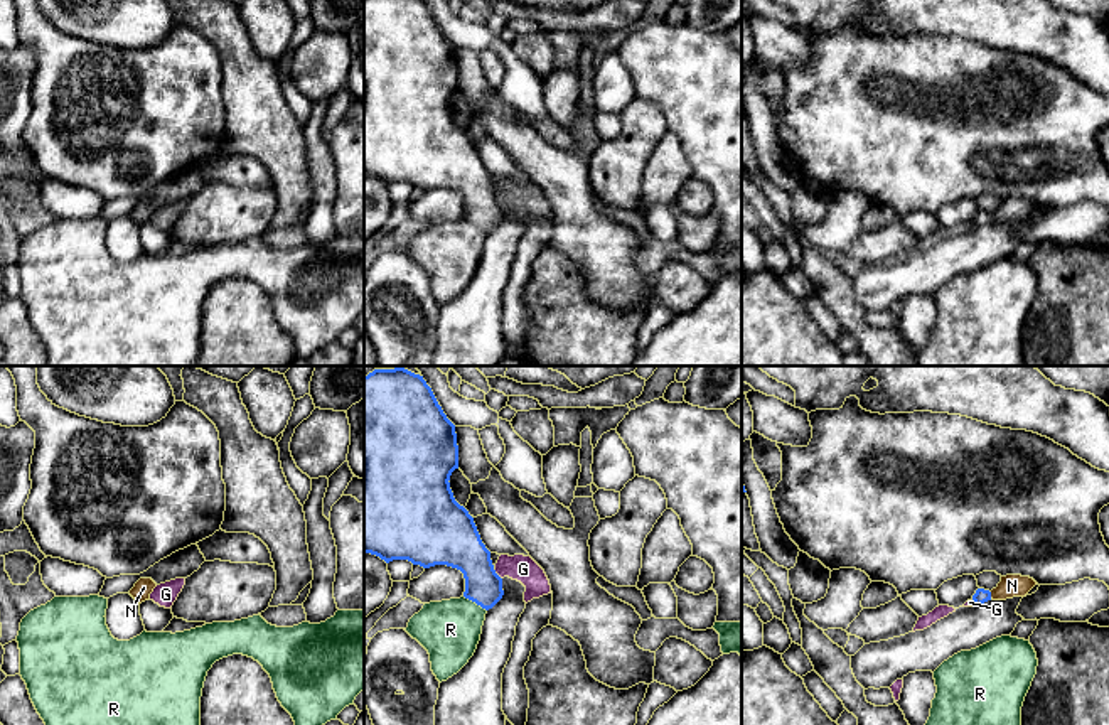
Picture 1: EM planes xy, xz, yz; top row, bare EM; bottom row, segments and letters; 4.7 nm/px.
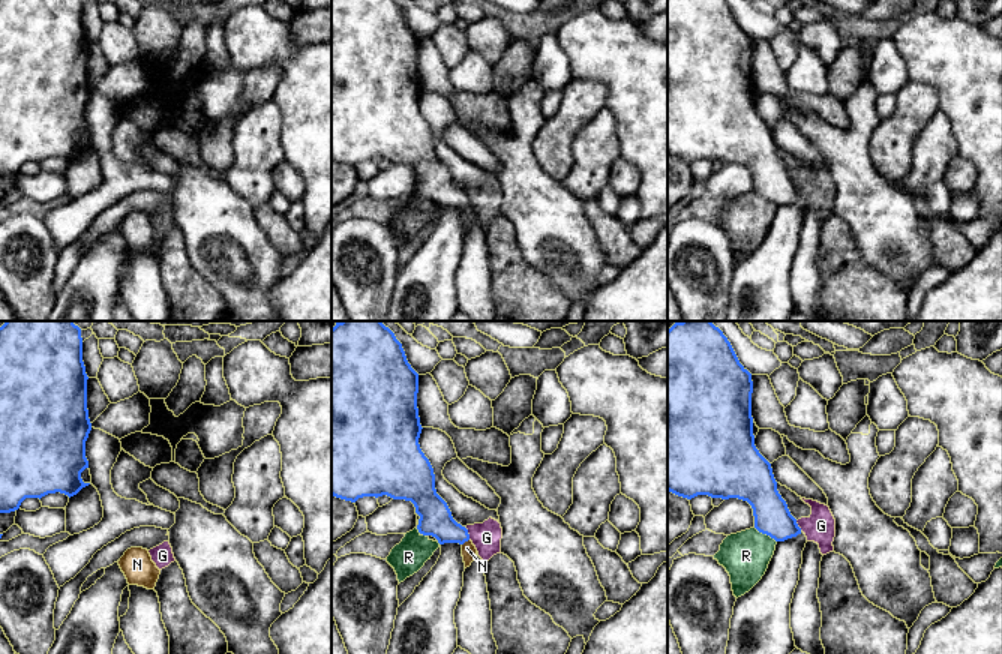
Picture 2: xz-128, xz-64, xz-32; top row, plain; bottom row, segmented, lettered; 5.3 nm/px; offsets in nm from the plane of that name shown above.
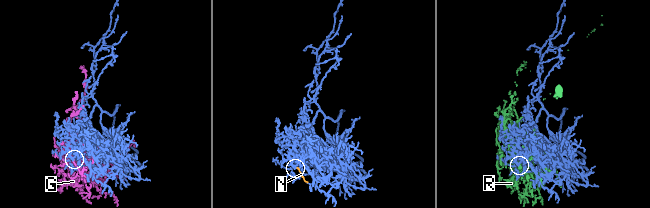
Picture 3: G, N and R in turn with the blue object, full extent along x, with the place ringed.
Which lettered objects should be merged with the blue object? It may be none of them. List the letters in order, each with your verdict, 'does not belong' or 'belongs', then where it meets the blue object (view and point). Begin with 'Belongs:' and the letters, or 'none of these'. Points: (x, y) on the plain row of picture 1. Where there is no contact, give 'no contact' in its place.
Belongs: N
G: does not belong; contact xz (496, 196)
N: belongs; contact yz (990, 218)
R: does not belong; contact xz (476, 225)

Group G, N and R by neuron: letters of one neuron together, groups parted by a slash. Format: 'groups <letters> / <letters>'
groups G / N / R

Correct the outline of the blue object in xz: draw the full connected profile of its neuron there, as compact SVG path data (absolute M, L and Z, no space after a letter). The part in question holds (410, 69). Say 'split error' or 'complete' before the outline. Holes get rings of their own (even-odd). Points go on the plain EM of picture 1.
complete; M364 0L364 175L384 182L408 182L430 191L447 187L463 196L463 219L482 231L492 231L504 218L490 174L480 162L474 140L450 111L450 98L458 91L455 47L447 40L423 0Z

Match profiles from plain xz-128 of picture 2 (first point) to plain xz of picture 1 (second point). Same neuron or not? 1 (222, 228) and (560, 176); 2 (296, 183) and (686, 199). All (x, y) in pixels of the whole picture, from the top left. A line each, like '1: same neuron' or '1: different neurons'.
1: same neuron
2: same neuron

